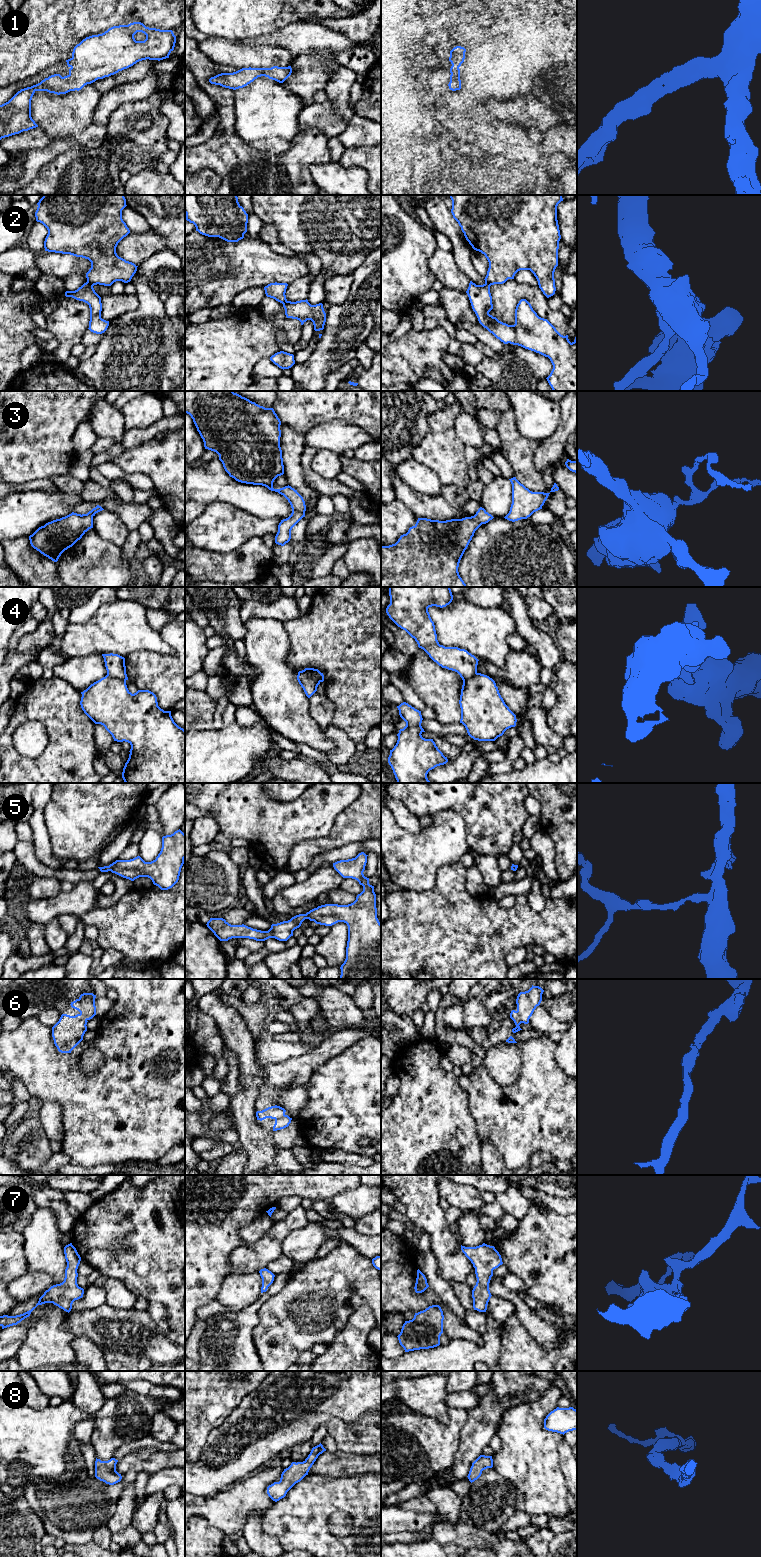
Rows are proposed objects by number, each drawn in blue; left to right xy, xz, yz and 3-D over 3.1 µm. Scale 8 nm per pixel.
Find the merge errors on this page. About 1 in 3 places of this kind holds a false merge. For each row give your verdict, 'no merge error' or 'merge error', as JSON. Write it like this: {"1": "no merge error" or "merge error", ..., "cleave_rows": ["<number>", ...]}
{"1": "no merge error", "2": "merge error", "3": "no merge error", "4": "merge error", "5": "no merge error", "6": "no merge error", "7": "no merge error", "8": "no merge error", "cleave_rows": ["2", "4"]}

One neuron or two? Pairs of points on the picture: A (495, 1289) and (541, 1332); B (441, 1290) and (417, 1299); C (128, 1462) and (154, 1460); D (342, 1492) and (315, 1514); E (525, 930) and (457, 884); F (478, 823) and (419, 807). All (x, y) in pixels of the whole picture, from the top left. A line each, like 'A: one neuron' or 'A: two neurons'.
A: one neuron
B: two neurons
C: one neuron
D: one neuron
E: one neuron
F: one neuron

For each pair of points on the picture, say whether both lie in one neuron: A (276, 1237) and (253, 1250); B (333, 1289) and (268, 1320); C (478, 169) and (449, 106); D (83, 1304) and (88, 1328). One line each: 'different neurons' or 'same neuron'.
A: same neuron
B: same neuron
C: different neurons
D: different neurons

